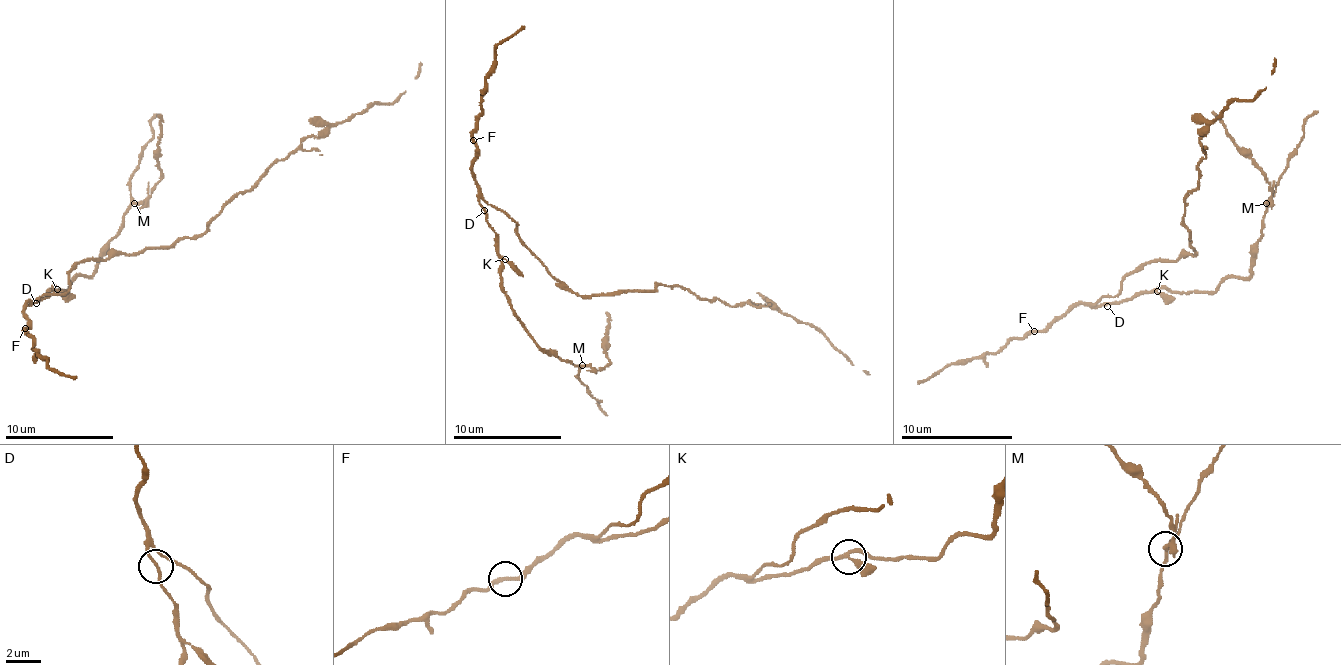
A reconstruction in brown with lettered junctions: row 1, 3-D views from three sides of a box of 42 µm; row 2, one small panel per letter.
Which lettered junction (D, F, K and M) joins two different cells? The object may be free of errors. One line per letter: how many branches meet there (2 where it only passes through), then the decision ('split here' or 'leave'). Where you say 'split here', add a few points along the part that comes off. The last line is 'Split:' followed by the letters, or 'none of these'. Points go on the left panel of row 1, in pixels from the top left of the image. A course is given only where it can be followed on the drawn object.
D: branches 2; leave
F: branches 2; leave
K: branches 3; leave
M: branches 3; split here; course (134, 203), (147, 195), (161, 173), (158, 116)
Split: M

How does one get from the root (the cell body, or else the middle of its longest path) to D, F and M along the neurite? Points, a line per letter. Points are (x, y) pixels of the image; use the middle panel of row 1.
D: (527, 246), (519, 238), (514, 221), (489, 205), (484, 210)
F: (527, 246), (519, 238), (516, 224), (481, 197), (481, 189), (473, 172), (476, 156), (473, 140)
M: (527, 246), (514, 221), (484, 208), (497, 238), (500, 289), (511, 311), (541, 349), (582, 365)

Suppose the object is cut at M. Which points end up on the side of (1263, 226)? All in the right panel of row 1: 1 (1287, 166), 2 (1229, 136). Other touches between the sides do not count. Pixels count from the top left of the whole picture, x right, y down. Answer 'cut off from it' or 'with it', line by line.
1: with it
2: cut off from it

